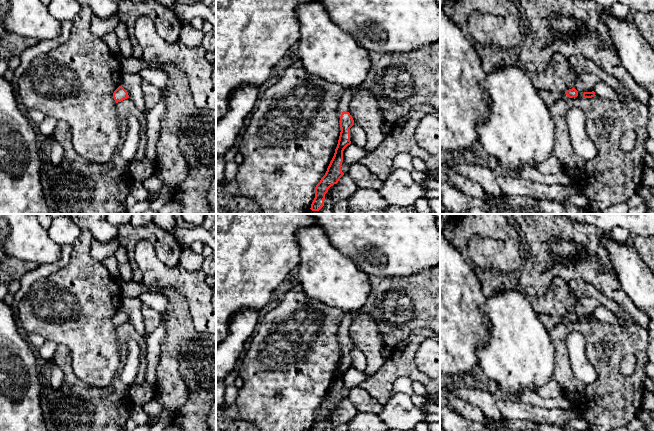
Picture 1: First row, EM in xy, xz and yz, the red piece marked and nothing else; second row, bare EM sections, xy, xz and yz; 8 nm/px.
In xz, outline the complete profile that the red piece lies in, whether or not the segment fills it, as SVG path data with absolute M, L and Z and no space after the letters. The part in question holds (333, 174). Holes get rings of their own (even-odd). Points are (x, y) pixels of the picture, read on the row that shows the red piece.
M351 89L345 90L338 107L338 114L340 118L340 136L334 156L327 168L325 175L321 178L320 182L315 188L315 198L311 204L312 211L319 211L324 205L325 194L328 189L337 184L340 178L344 175L341 170L343 162L343 151L351 144L350 141L350 128L354 125L354 120L351 117L347 105L351 99Z

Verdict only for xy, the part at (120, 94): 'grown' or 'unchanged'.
unchanged

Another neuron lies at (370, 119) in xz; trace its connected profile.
M354 87L352 96L347 105L354 124L363 128L367 137L366 148L374 152L382 144L385 136L381 131L381 125L385 121L376 97L367 89Z

